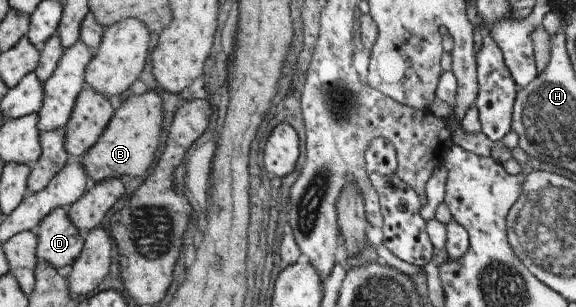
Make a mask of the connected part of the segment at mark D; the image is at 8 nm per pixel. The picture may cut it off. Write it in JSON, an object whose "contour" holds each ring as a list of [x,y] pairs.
{"contour":[[[66,209],[50,211],[36,226],[34,233],[37,238],[37,260],[47,262],[55,269],[71,265],[80,254],[84,235],[66,217]]]}

